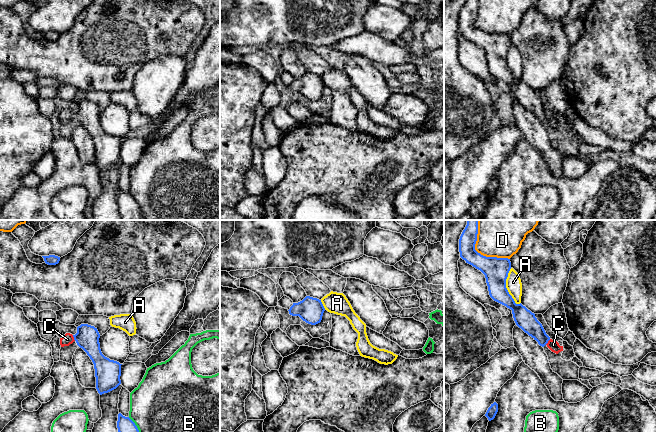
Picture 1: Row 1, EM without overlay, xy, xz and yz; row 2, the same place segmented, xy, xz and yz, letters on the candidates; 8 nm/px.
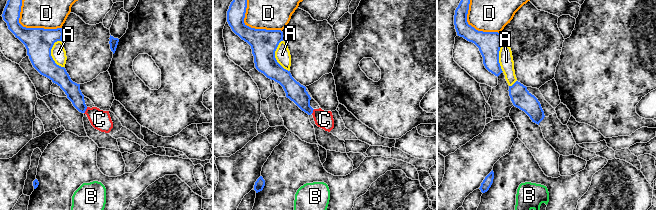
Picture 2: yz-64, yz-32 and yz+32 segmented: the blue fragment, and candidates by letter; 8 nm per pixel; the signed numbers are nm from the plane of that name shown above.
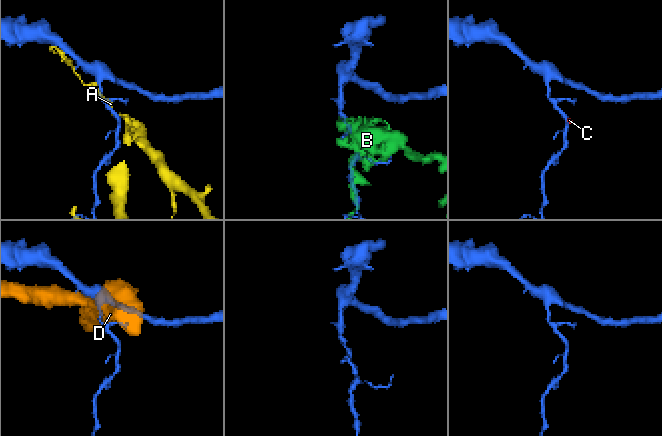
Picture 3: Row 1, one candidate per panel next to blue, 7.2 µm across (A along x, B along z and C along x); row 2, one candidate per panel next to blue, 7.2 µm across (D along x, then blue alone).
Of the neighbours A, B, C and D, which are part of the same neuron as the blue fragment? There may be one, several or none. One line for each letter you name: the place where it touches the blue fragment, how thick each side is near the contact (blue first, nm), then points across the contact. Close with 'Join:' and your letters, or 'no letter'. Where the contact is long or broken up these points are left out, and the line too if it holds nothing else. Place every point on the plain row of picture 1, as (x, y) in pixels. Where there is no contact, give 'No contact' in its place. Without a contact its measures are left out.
C: Touches blue at xy (74, 114). Thickness 190 nm (blue) against 90 nm. Path across: xy (87, 113), (74, 114), (67, 115)
Join: C

